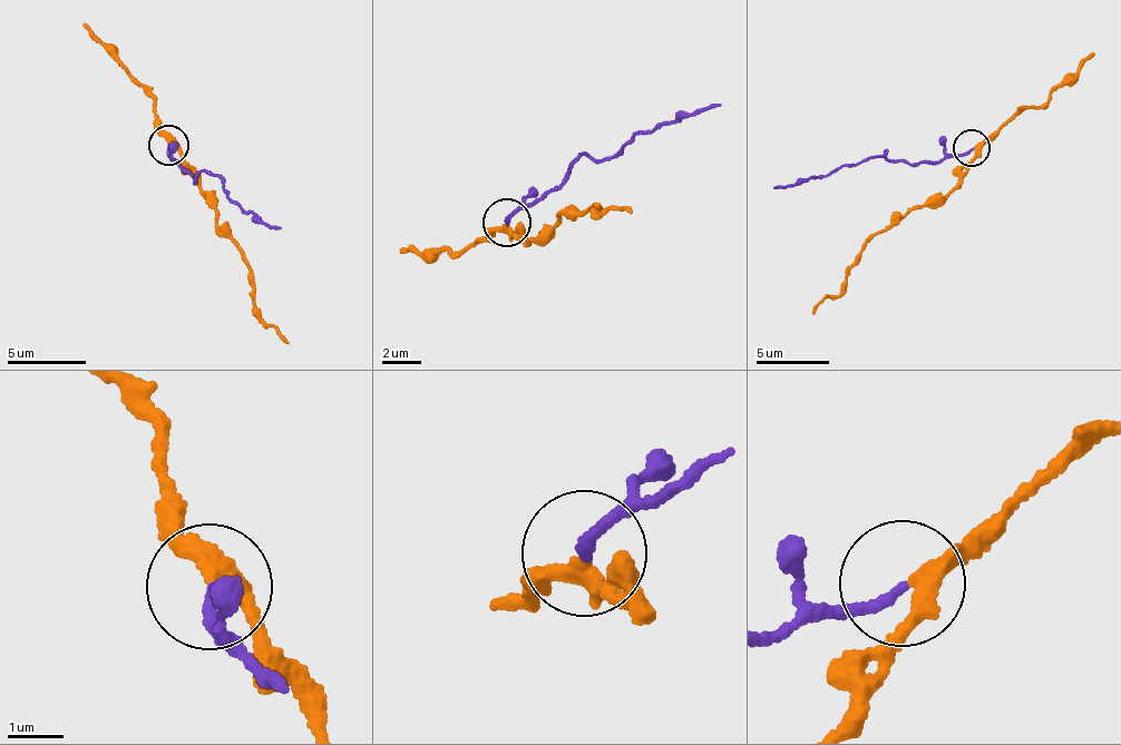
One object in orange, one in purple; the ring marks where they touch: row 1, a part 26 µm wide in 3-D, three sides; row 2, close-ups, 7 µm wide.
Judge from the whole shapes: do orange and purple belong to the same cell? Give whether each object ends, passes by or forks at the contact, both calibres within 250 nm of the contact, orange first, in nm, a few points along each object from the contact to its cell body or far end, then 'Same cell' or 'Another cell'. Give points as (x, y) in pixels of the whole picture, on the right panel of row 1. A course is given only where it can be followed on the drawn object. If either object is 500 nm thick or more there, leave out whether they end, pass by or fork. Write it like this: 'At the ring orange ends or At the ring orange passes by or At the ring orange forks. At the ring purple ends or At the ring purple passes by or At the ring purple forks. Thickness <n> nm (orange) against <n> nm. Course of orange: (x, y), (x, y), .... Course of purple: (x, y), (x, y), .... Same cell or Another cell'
At the ring orange passes by. At the ring purple ends. Thickness 280 nm (orange) against 190 nm. Course of orange: (975, 149), (962, 180), (867, 242), (846, 283), (815, 315). Course of purple: (972, 148), (914, 166), (894, 162), (885, 153), (773, 188). Another cell

